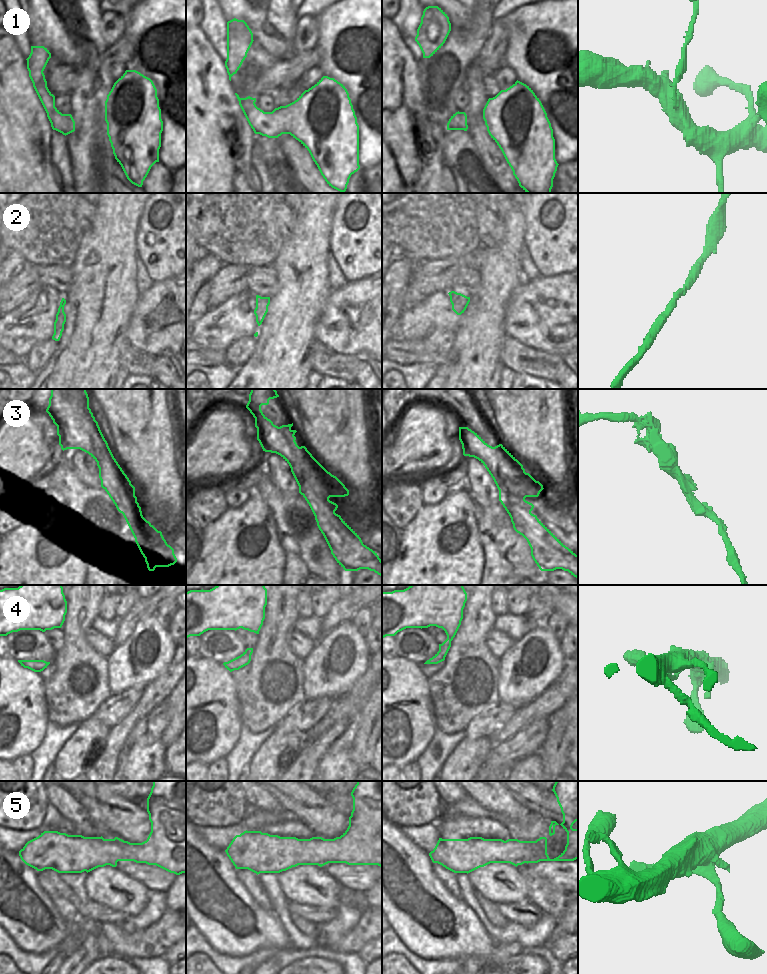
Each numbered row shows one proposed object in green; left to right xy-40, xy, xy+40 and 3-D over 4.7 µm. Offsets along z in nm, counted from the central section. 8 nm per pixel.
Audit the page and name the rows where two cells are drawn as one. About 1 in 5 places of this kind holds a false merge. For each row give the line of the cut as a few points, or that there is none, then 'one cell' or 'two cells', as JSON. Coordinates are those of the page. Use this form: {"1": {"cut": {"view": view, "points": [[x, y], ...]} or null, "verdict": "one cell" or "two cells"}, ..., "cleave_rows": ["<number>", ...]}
{"1": {"cut": null, "verdict": "one cell"}, "2": {"cut": null, "verdict": "one cell"}, "3": {"cut": null, "verdict": "one cell"}, "4": {"cut": null, "verdict": "one cell"}, "5": {"cut": null, "verdict": "one cell"}, "cleave_rows": []}

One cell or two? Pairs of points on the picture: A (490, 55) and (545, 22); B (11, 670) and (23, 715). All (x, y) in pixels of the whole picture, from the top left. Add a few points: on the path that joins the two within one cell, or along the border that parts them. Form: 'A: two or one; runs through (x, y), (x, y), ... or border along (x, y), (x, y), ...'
A: two; border along (502, 23), (507, 39), (507, 48), (503, 59)
B: one; runs through (11, 681), (12, 704)

